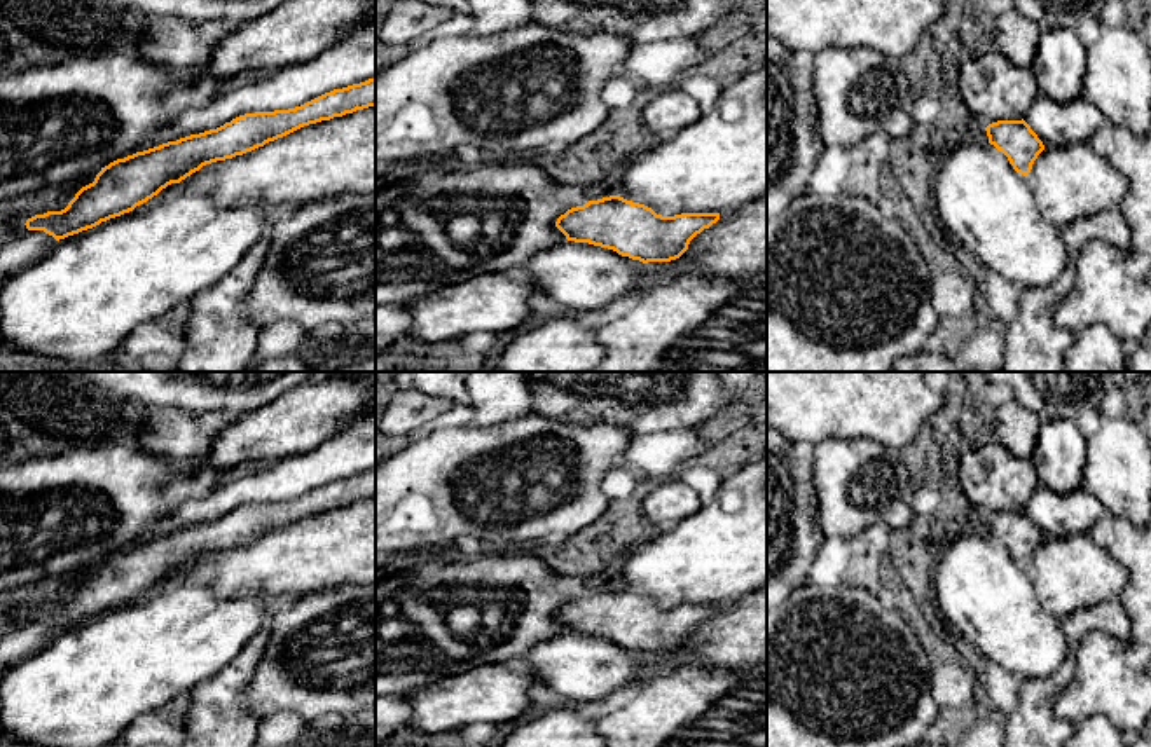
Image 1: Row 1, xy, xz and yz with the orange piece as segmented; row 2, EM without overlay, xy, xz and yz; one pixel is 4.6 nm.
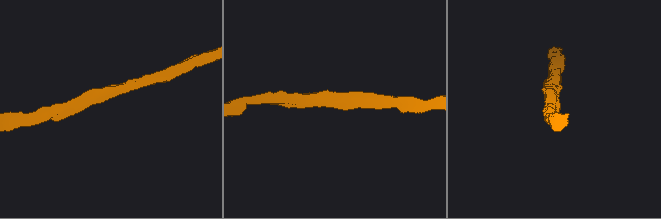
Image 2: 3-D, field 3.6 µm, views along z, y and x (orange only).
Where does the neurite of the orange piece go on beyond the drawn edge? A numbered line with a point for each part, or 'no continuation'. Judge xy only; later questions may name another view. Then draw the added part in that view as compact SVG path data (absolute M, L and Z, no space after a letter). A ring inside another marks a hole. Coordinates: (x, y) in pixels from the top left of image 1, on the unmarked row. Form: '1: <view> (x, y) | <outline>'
1: xy (58, 512) | M108 443L31 457L0 466L0 593L59 576L138 543L138 536L169 517L182 503L208 496L218 483L252 475L265 463L245 461L229 469L192 469L189 461L155 456L129 443Z

